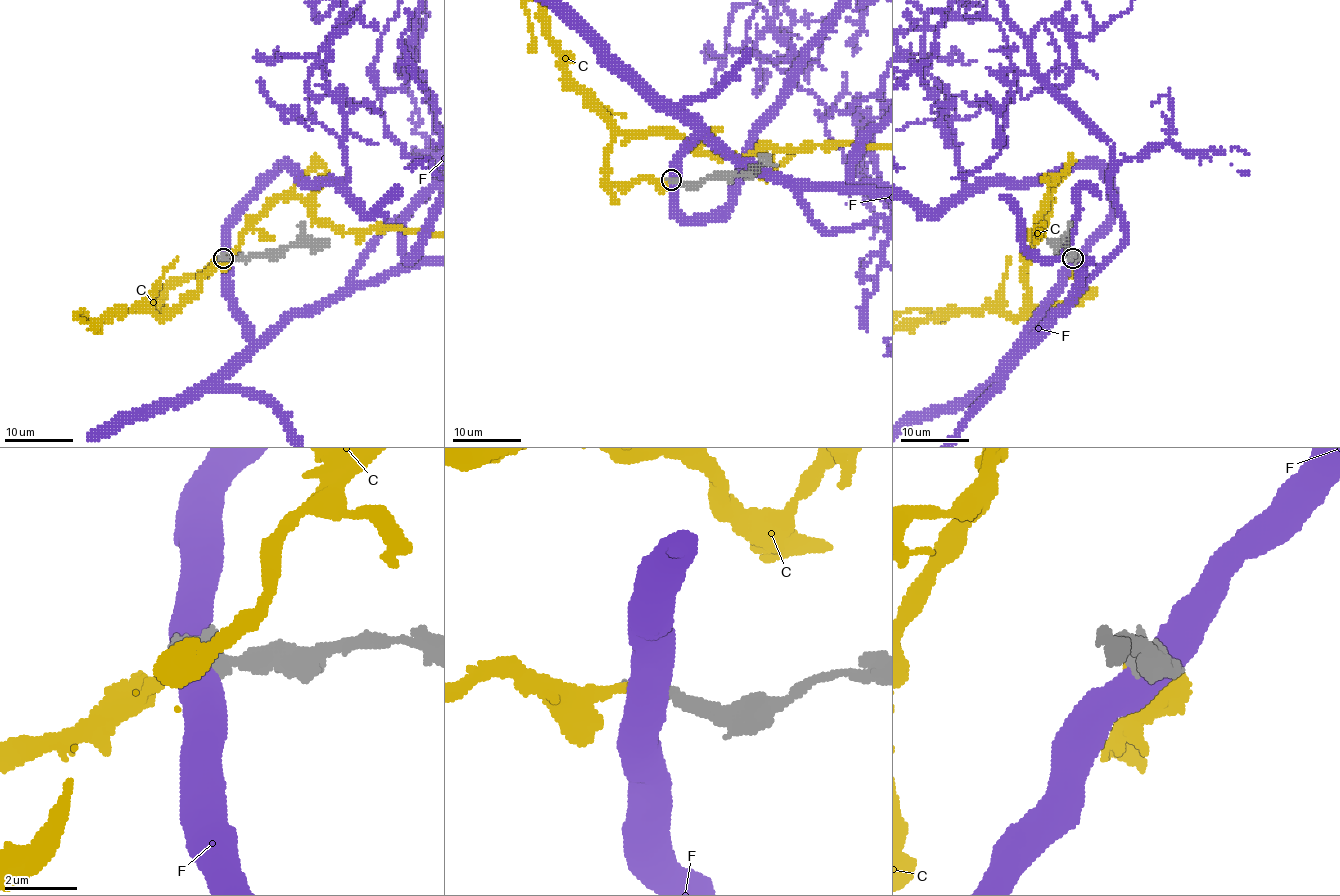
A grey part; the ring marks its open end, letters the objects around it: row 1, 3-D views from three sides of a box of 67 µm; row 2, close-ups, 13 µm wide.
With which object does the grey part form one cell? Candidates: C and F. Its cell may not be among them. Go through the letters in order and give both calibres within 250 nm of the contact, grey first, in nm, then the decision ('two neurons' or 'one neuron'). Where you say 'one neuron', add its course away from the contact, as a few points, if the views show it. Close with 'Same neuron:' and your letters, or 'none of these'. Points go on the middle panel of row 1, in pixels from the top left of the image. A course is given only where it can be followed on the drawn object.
C: 500/320 nm | one neuron
F: 550/950 nm | two neurons
Same neuron: C

